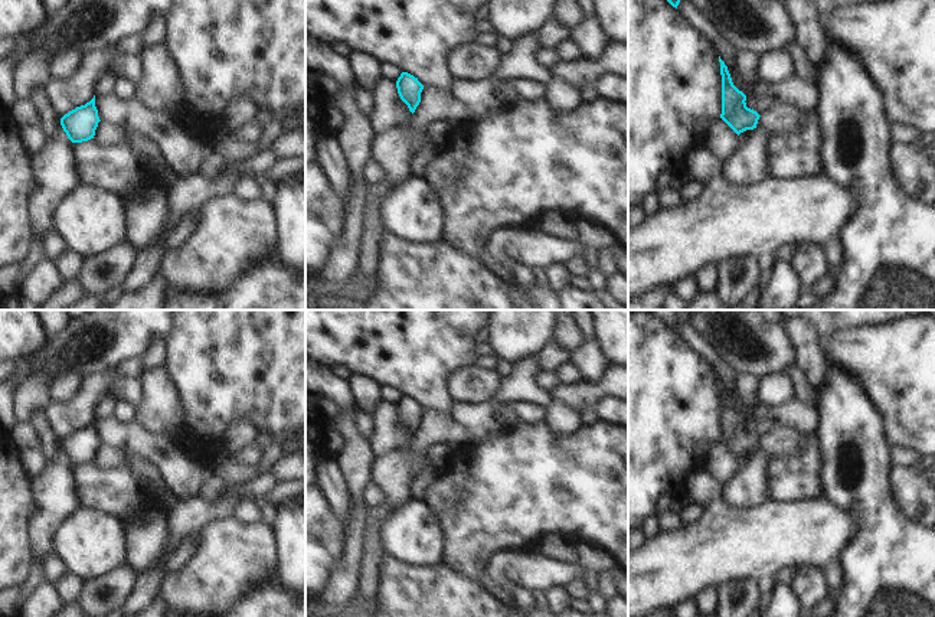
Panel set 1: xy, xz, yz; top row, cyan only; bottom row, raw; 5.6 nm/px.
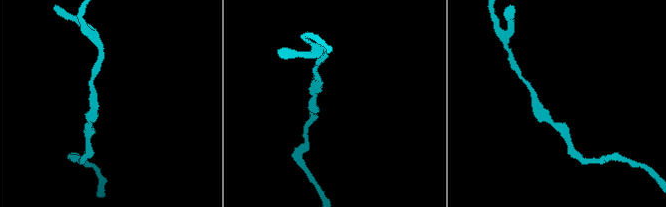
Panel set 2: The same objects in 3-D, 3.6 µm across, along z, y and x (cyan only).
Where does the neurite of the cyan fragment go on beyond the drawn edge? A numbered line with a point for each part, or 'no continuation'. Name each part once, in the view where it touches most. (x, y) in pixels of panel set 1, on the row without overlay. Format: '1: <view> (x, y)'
no continuation

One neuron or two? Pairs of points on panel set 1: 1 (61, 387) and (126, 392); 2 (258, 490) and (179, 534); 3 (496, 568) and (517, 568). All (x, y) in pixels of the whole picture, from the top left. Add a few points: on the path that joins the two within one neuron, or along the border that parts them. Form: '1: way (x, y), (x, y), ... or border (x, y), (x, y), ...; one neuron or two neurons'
1: border (82, 376), (78, 388), (68, 398), (51, 401); two neurons
2: way (238, 493), (219, 509), (199, 513); one neuron
3: way (502, 568), (512, 568); one neuron

